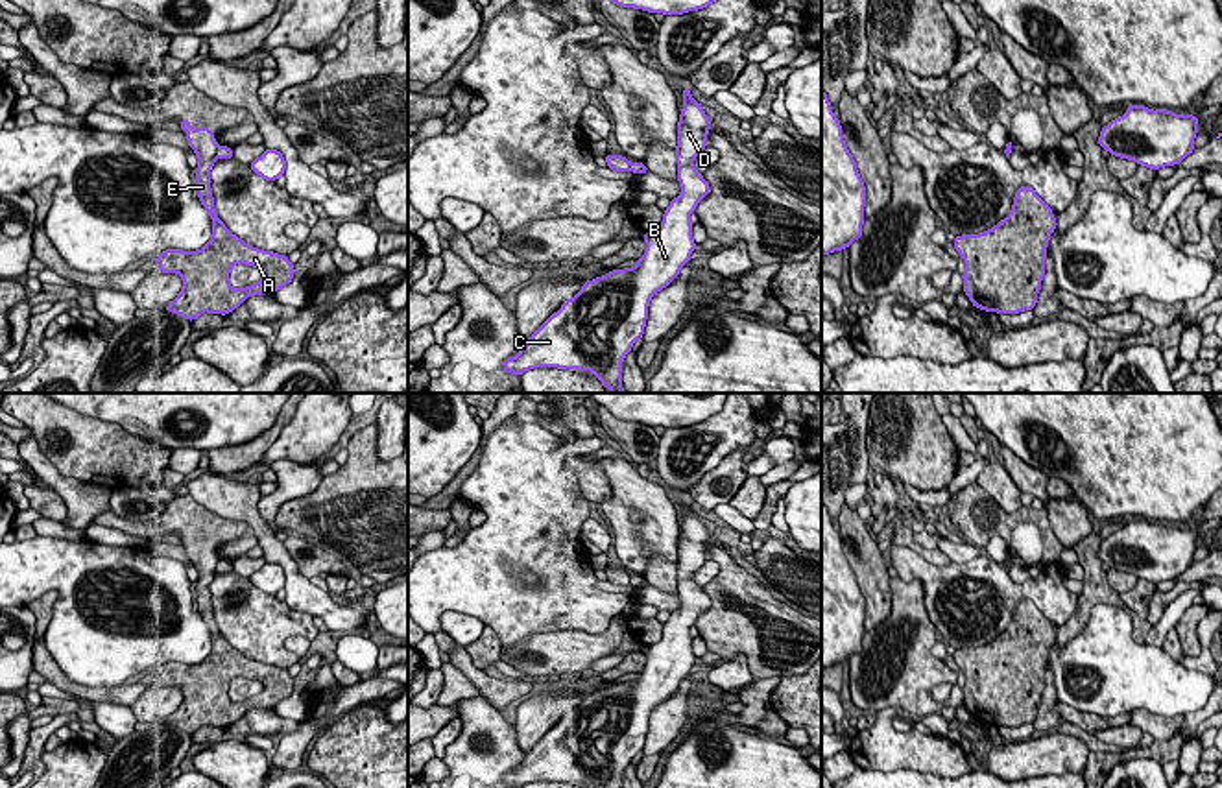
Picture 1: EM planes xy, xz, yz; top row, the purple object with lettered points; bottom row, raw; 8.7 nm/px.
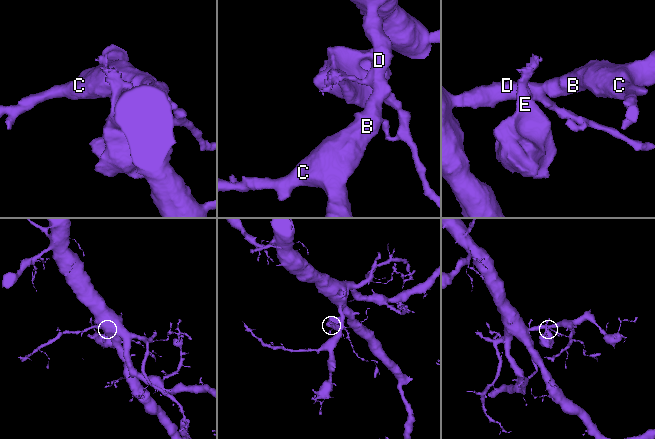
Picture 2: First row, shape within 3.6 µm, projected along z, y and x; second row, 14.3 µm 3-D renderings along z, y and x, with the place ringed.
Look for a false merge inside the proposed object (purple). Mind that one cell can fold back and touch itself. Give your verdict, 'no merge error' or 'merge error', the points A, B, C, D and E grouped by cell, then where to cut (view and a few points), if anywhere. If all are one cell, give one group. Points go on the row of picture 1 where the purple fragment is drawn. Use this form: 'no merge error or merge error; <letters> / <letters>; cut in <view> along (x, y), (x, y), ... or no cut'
merge error; A E / B C D; cut in xy along (218, 146), (215, 157)

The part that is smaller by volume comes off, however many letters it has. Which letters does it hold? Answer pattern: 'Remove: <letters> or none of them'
Remove: A, E

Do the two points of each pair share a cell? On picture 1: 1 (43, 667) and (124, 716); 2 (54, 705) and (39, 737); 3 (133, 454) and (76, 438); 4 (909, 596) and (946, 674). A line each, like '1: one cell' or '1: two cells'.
1: two cells
2: two cells
3: one cell
4: one cell

